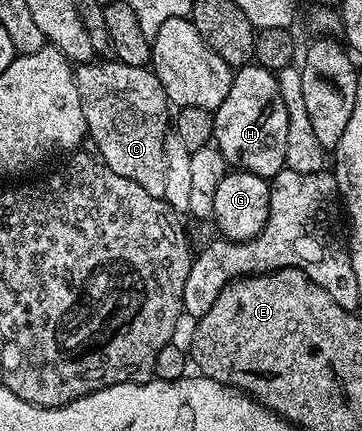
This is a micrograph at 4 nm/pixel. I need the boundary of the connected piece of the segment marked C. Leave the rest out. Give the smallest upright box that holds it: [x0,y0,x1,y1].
[74,59,172,198]

